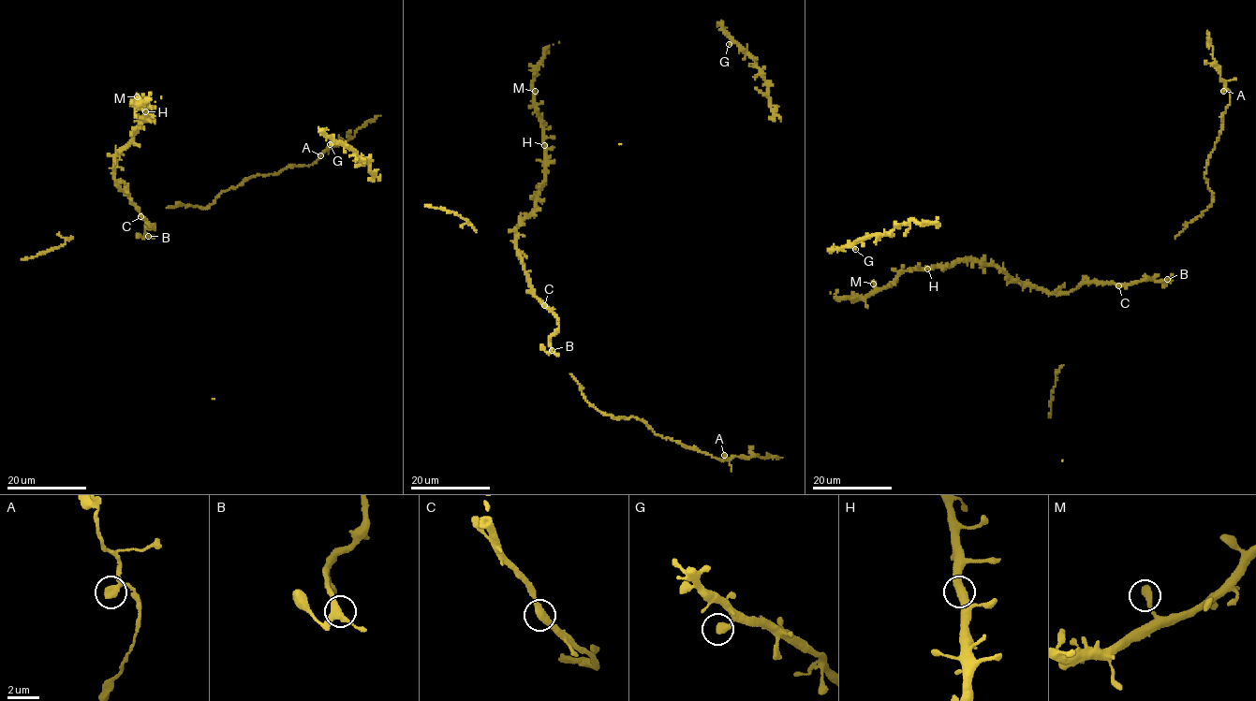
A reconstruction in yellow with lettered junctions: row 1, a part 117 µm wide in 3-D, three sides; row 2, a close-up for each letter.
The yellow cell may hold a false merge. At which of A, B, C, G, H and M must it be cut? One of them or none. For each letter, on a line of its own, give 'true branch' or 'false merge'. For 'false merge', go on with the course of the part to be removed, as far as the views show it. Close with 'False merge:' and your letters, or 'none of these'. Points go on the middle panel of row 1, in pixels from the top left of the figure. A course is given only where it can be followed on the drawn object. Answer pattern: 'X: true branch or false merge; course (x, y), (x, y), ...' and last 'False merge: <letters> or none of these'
A: true branch
B: true branch
C: true branch
G: true branch
H: true branch
M: true branch
False merge: none of these

